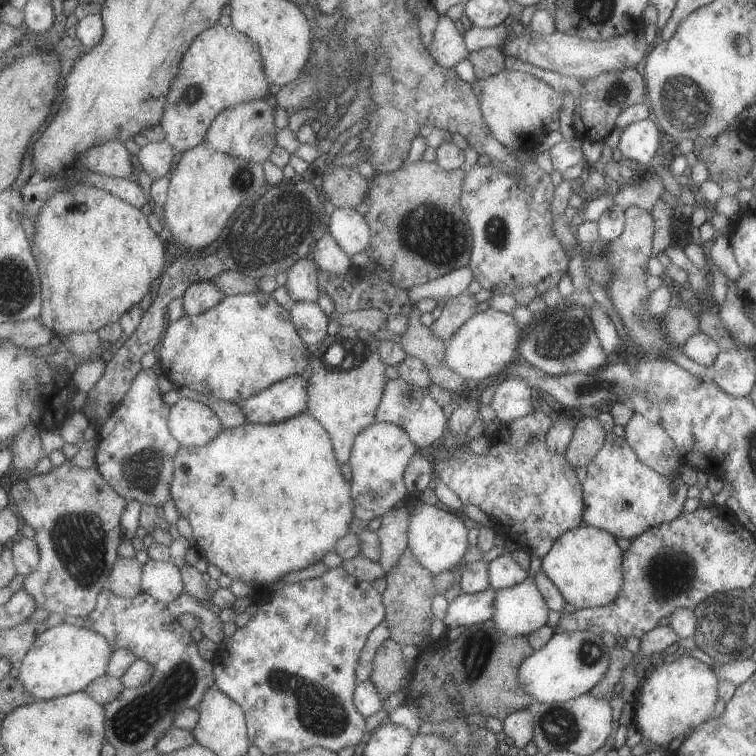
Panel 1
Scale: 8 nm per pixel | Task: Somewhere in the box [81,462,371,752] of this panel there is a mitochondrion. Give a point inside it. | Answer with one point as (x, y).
(136, 718)

